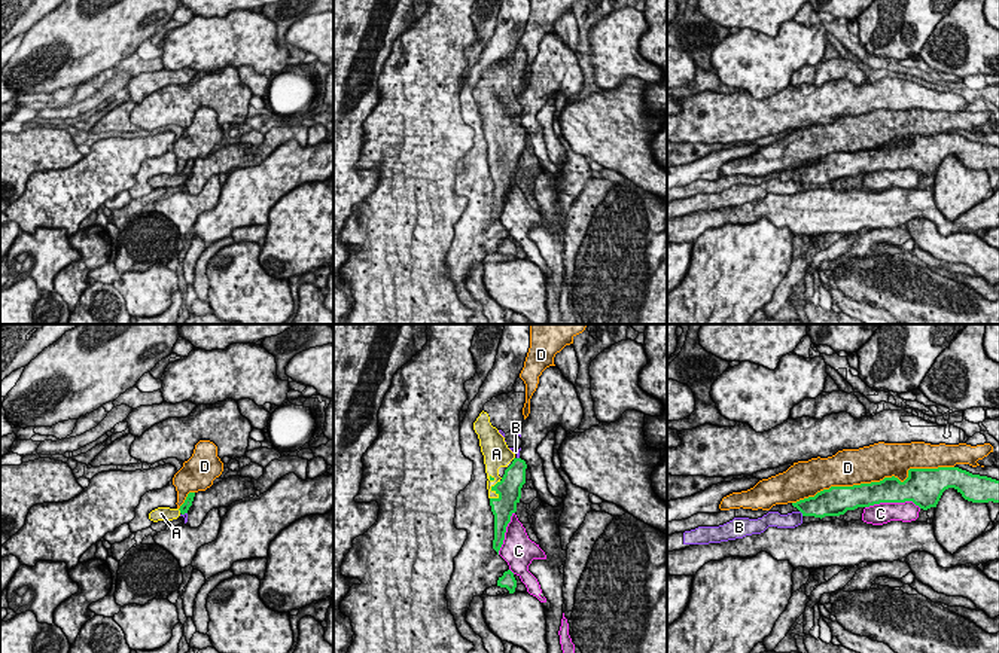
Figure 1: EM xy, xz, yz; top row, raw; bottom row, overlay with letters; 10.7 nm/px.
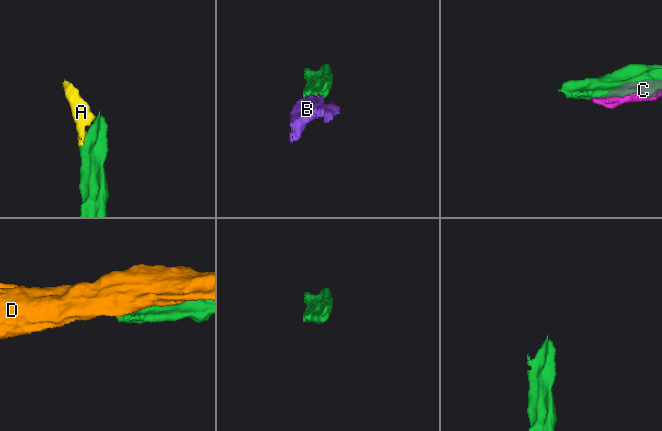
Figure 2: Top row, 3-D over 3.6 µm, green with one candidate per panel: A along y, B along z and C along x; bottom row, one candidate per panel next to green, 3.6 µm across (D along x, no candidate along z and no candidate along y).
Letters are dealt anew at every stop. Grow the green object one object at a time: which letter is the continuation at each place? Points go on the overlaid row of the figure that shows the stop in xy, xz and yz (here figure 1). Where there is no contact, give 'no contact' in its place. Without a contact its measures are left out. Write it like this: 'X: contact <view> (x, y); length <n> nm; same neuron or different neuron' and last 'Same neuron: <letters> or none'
A: contact xz (493, 490); length 240 nm; same neuron
B: contact yz (801, 512); length 70 nm; different neuron
C: contact yz (894, 502); length 600 nm; different neuron
D: contact yz (874, 482); length 1800 nm; different neuron
Same neuron: A

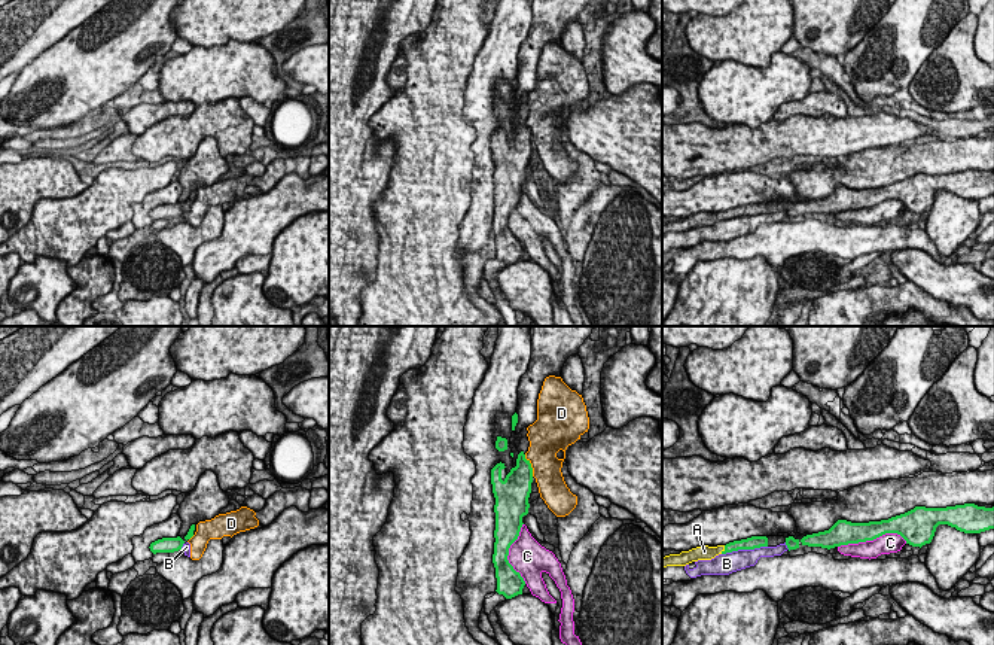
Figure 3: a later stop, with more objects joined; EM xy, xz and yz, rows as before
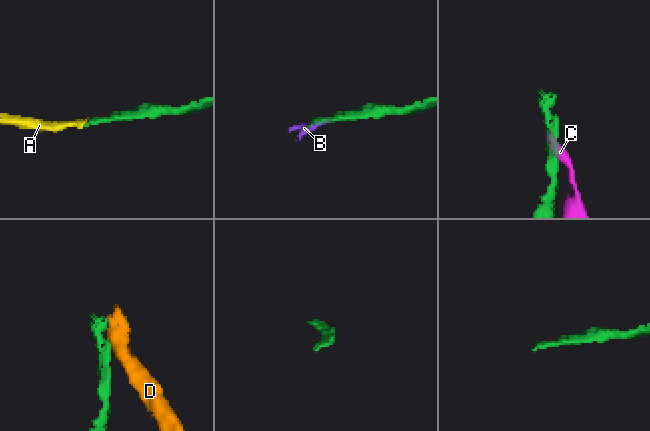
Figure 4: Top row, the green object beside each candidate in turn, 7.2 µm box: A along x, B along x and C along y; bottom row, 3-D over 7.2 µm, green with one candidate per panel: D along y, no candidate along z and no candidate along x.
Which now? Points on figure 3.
A: contact yz (725, 550); length 110 nm; same neuron
B: contact yz (744, 548); length 500 nm; different neuron
C: contact yz (872, 539); length 750 nm; different neuron
D: contact xz (530, 465); length 260 nm; different neuron
Same neuron: A

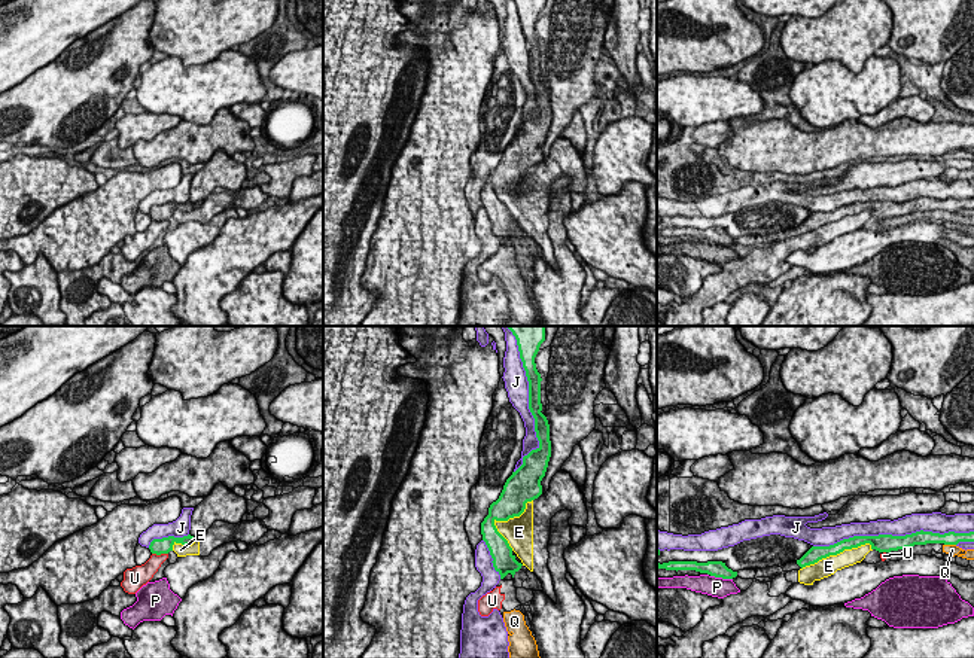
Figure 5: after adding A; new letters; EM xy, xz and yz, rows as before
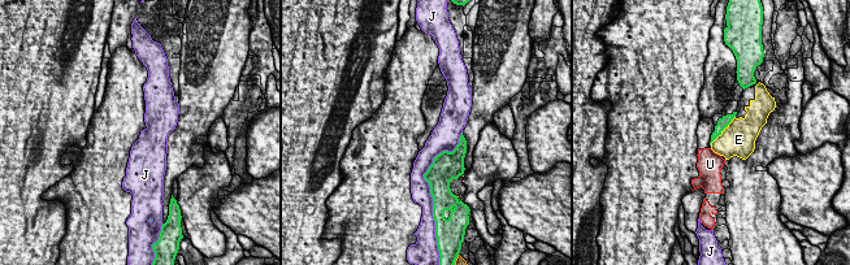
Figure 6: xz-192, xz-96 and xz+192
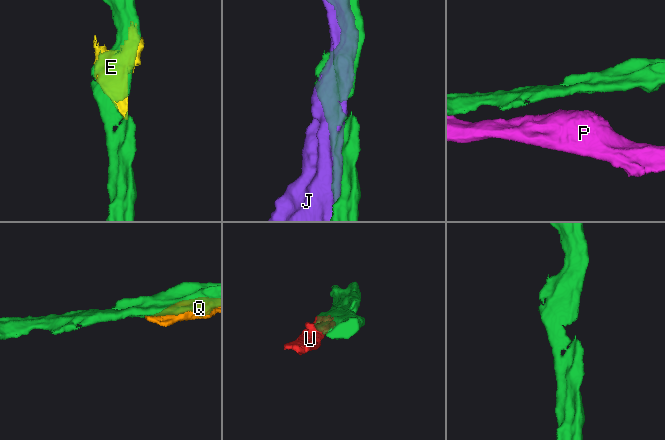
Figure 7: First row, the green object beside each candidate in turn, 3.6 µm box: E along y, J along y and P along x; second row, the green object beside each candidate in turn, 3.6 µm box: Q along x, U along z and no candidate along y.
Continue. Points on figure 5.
E: contact xz (502, 520); length 600 nm; different neuron
J: contact yz (891, 535); length 1750 nm; different neuron
P: contact yz (721, 576); length 240 nm; different neuron
Q: contact yz (950, 544); length 130 nm; different neuron
U: contact xy (160, 554); length 180 nm; different neuron
Same neuron: none

